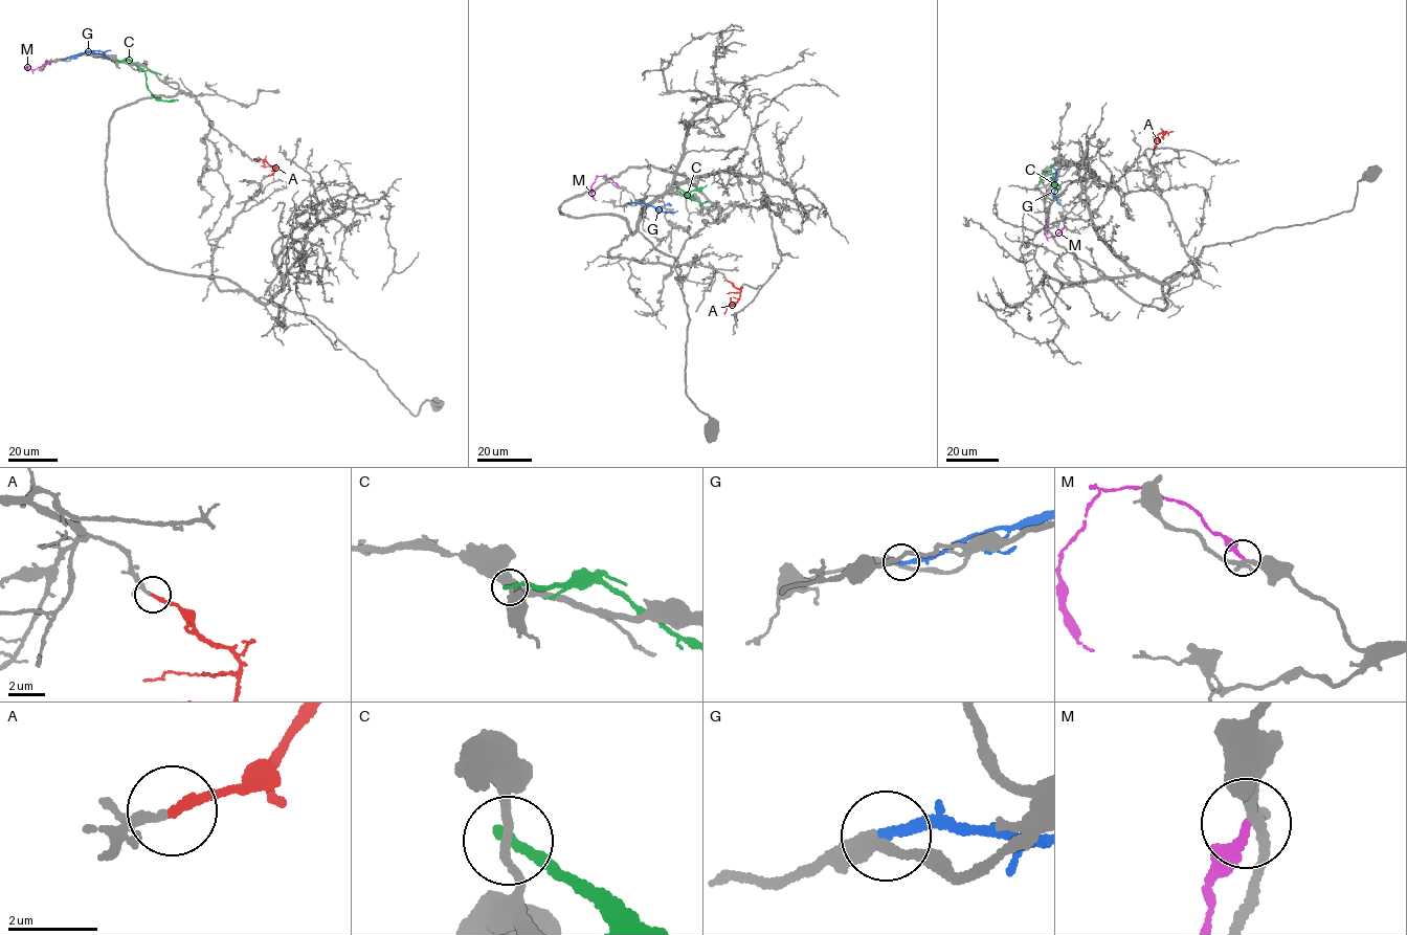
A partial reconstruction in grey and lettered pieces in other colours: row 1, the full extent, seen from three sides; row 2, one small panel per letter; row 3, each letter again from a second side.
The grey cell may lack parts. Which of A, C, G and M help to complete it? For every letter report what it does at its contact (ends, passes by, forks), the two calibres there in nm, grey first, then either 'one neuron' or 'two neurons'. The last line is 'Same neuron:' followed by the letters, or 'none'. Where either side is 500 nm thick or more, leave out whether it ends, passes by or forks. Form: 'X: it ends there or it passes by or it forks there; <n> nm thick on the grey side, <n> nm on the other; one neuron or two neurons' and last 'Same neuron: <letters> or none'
A: it ends there; 140 nm thick on the grey side, 200 nm on the other; one neuron
C: it ends there; 170 nm thick on the grey side, 260 nm on the other; two neurons
G: it ends there; 320 nm thick on the grey side, 240 nm on the other; two neurons
M: it ends there; 220 nm thick on the grey side, 280 nm on the other; two neurons
Same neuron: A

